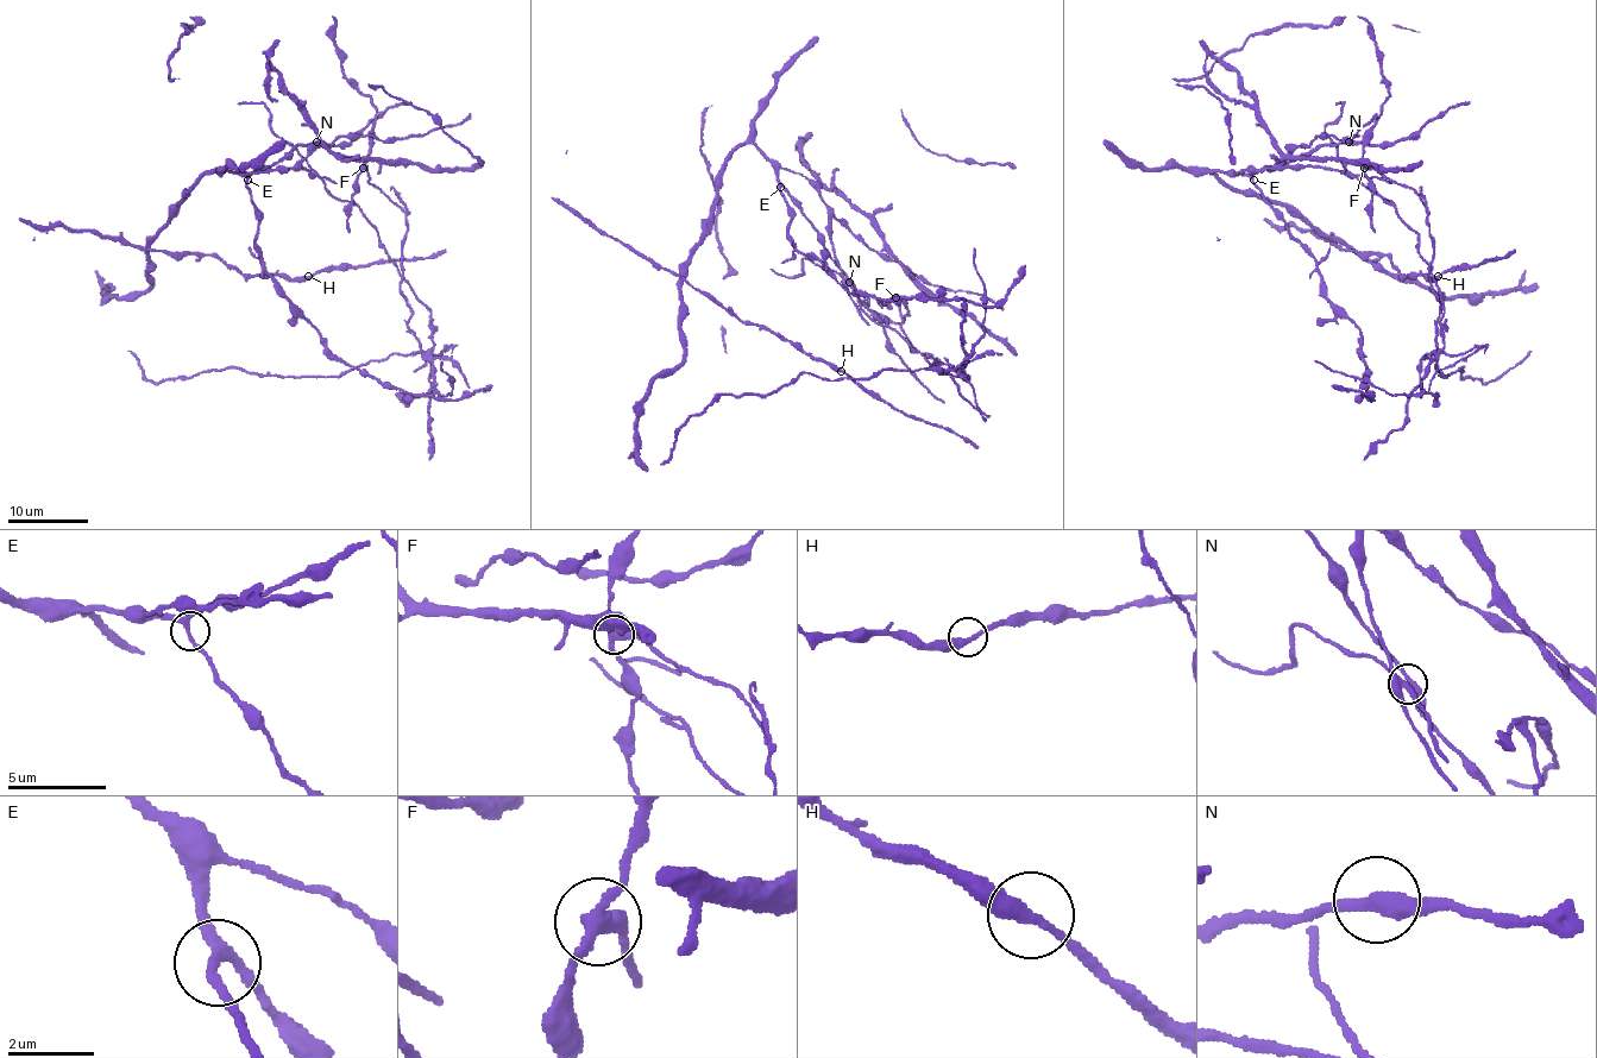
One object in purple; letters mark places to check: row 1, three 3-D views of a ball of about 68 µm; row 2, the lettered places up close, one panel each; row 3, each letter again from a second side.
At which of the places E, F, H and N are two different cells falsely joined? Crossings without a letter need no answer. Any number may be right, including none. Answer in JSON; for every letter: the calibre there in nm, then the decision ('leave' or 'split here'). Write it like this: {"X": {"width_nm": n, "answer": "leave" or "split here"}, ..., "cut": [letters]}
{"E": {"width_nm": 240, "answer": "leave"}, "F": {"width_nm": 320, "answer": "split here"}, "H": {"width_nm": 320, "answer": "leave"}, "N": {"width_nm": 360, "answer": "leave"}, "cut": ["F"]}

